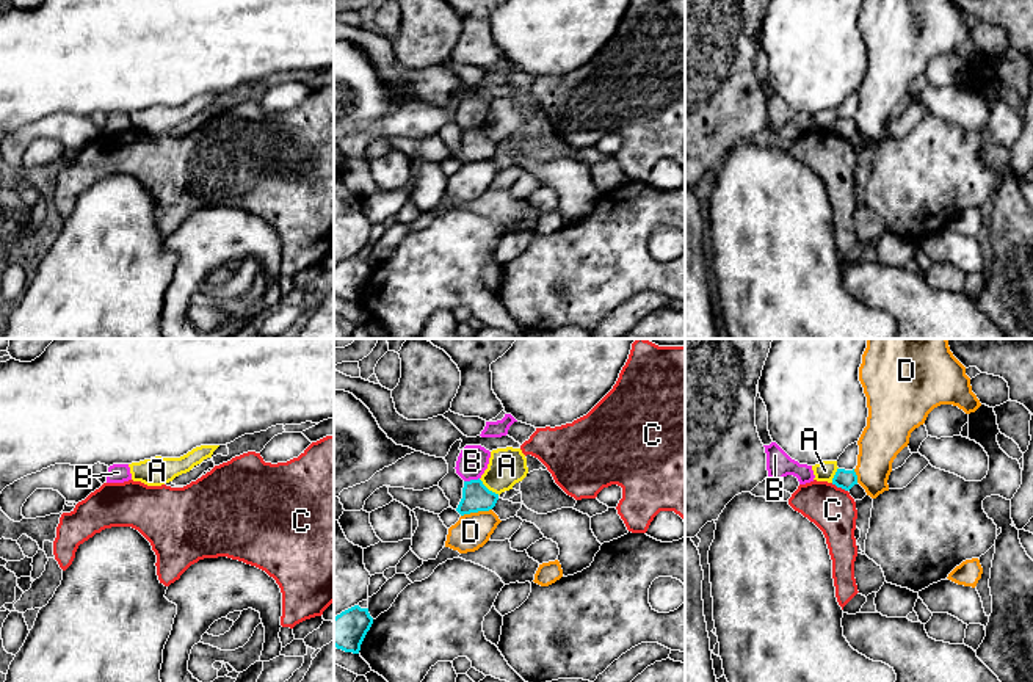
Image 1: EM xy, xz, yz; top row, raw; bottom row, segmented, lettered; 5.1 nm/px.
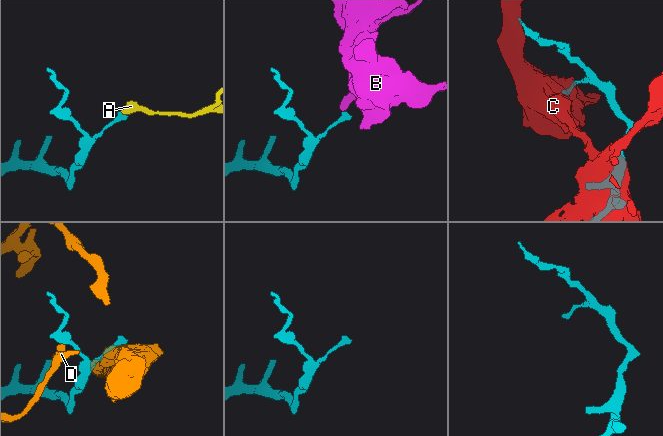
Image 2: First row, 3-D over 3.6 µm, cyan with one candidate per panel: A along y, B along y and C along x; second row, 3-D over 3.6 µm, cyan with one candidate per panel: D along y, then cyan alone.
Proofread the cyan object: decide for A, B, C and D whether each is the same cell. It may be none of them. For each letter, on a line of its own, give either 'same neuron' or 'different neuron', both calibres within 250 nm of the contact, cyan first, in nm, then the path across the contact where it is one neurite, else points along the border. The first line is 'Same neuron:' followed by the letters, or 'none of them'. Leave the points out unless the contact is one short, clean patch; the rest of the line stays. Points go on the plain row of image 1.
Same neuron: none of them
A: different neuron | 140/190 nm
B: different neuron | 140/160 nm | along xz (478, 126), (464, 130)
C: different neuron | 100/240 nm
D: different neuron | 140/180 nm

